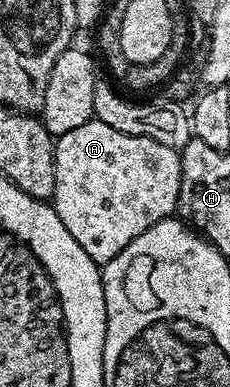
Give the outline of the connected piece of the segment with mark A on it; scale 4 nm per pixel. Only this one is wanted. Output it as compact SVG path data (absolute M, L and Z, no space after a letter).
M95 117L86 125L78 125L78 129L70 129L70 133L59 136L55 145L56 191L51 202L70 237L86 249L86 257L96 264L103 265L118 257L138 233L146 233L150 225L169 218L176 211L180 188L180 153L177 148L158 145L158 141L150 137L118 133L118 129L110 129L110 125Z

